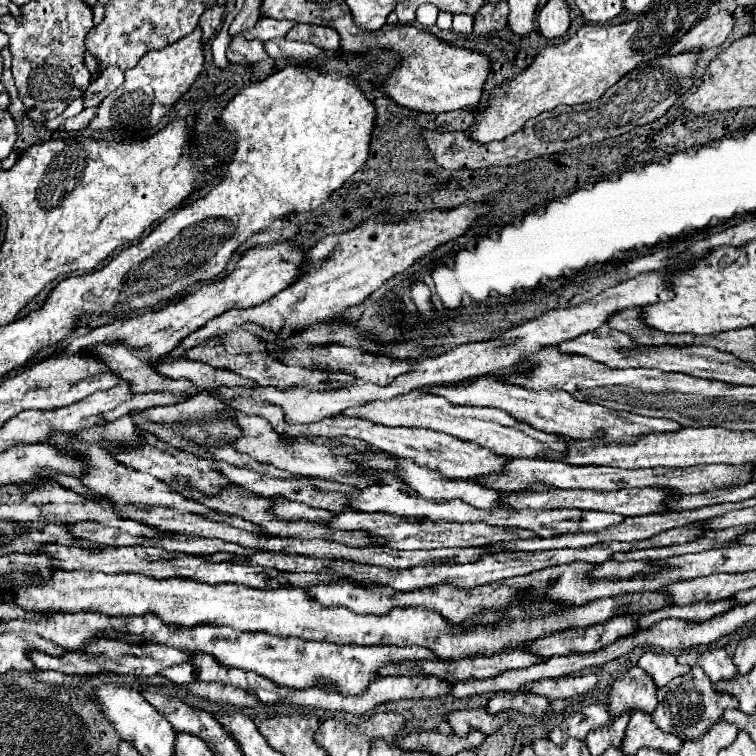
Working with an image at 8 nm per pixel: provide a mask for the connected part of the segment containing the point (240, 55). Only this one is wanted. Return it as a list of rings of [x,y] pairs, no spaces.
[[[236,34],[228,44],[228,60],[230,62],[256,64],[266,58],[268,56],[266,56],[266,50],[262,48],[260,40],[246,40],[242,34]]]

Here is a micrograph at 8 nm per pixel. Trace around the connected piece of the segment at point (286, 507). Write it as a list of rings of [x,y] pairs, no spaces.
[[[272,498],[274,500],[274,512],[282,516],[284,520],[312,520],[312,522],[326,522],[330,520],[332,512],[318,510],[302,502],[290,502],[284,498]]]

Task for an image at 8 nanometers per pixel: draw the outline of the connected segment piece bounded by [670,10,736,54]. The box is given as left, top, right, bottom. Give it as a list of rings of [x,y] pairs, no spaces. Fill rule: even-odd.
[[[712,10],[702,22],[698,22],[680,42],[670,48],[670,54],[680,54],[690,48],[716,48],[728,38],[734,28],[734,16],[728,10]]]

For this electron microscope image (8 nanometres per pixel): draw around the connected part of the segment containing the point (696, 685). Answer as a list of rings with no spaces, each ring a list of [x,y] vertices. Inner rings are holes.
[[[696,664],[688,674],[670,680],[670,684],[658,688],[658,706],[652,712],[652,720],[664,730],[682,740],[692,740],[702,736],[706,728],[714,726],[716,720],[722,718],[726,708],[738,708],[738,700],[730,694],[720,694],[712,688],[712,682],[704,674],[704,670]]]

